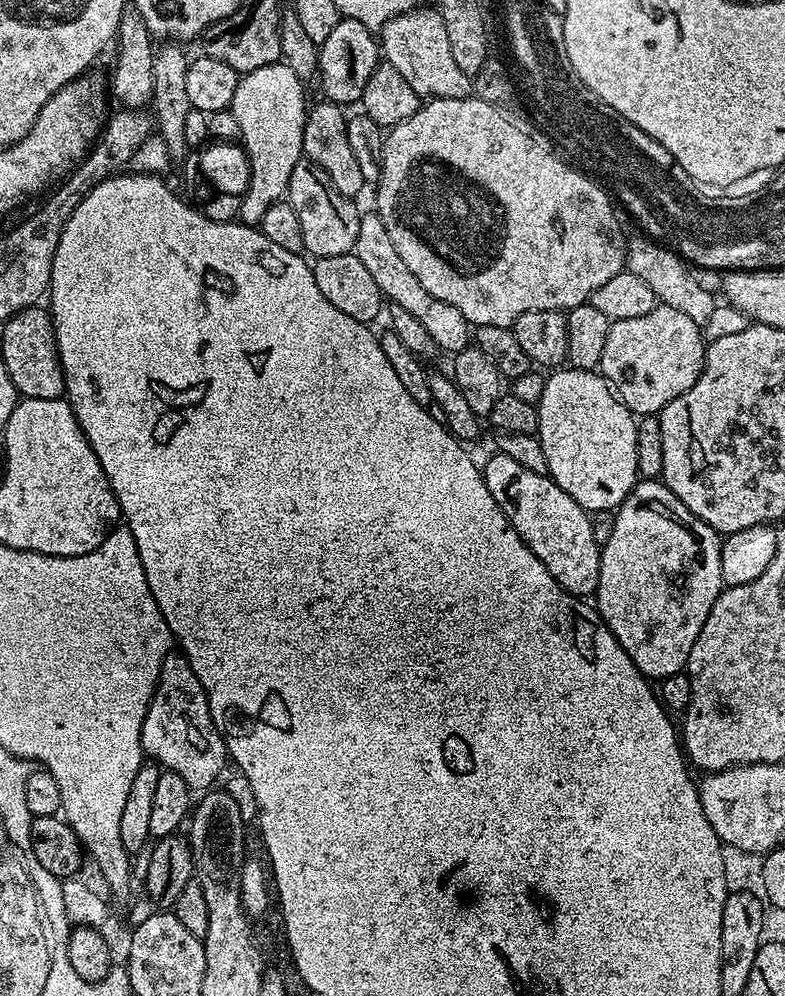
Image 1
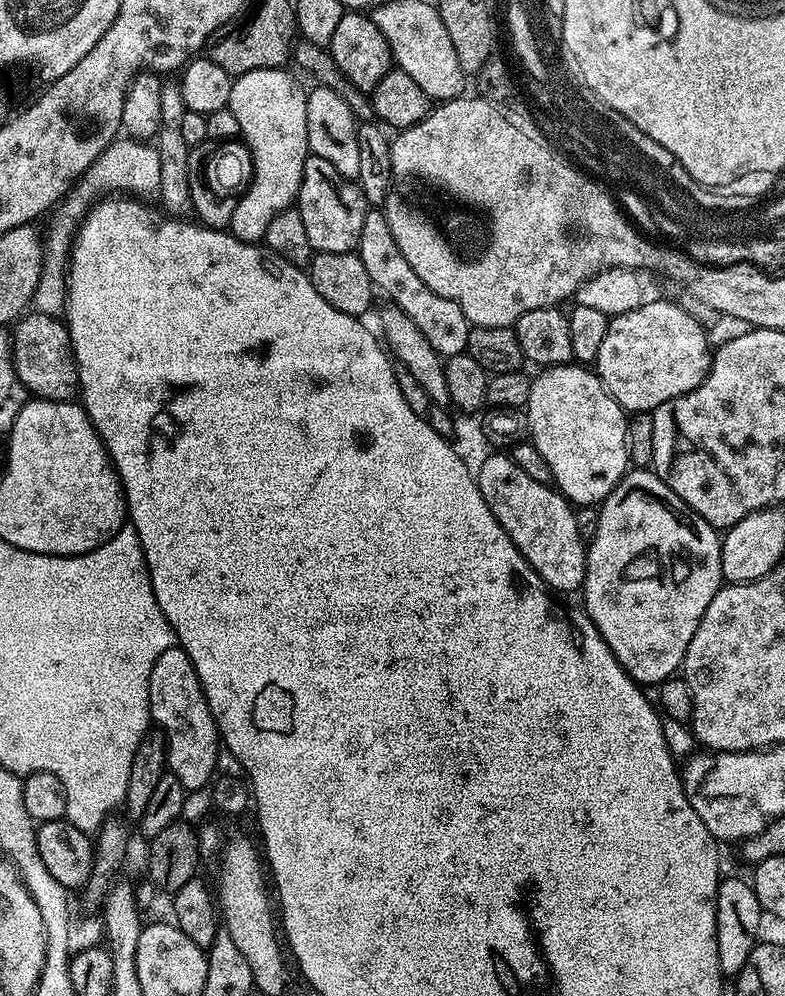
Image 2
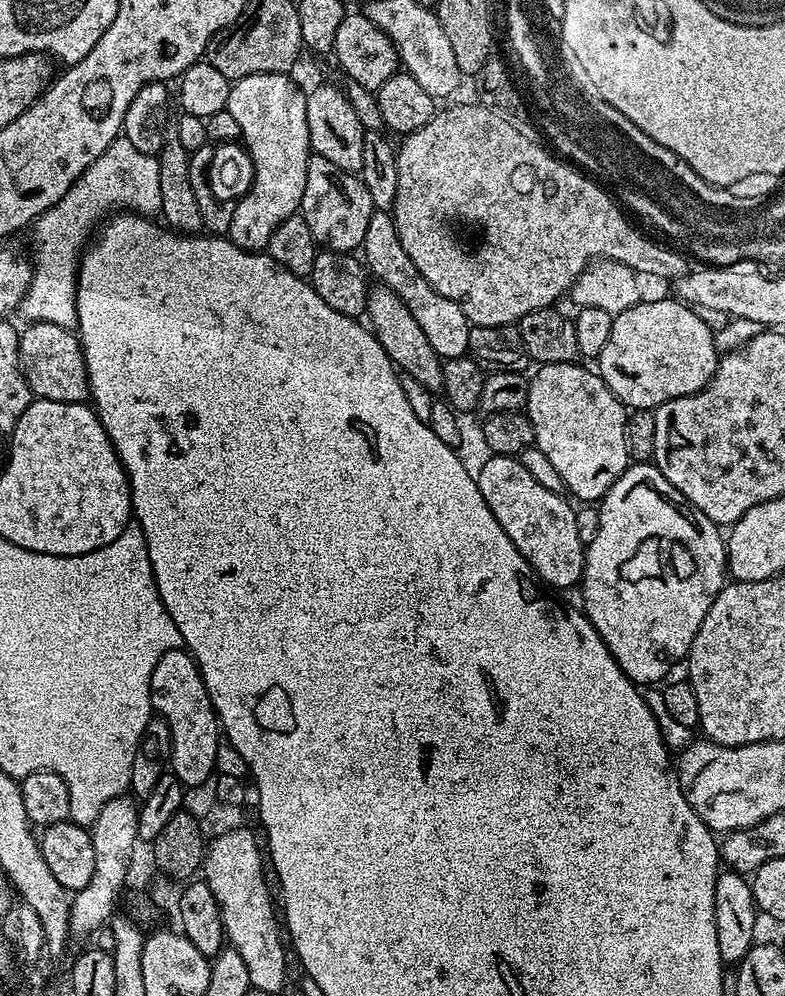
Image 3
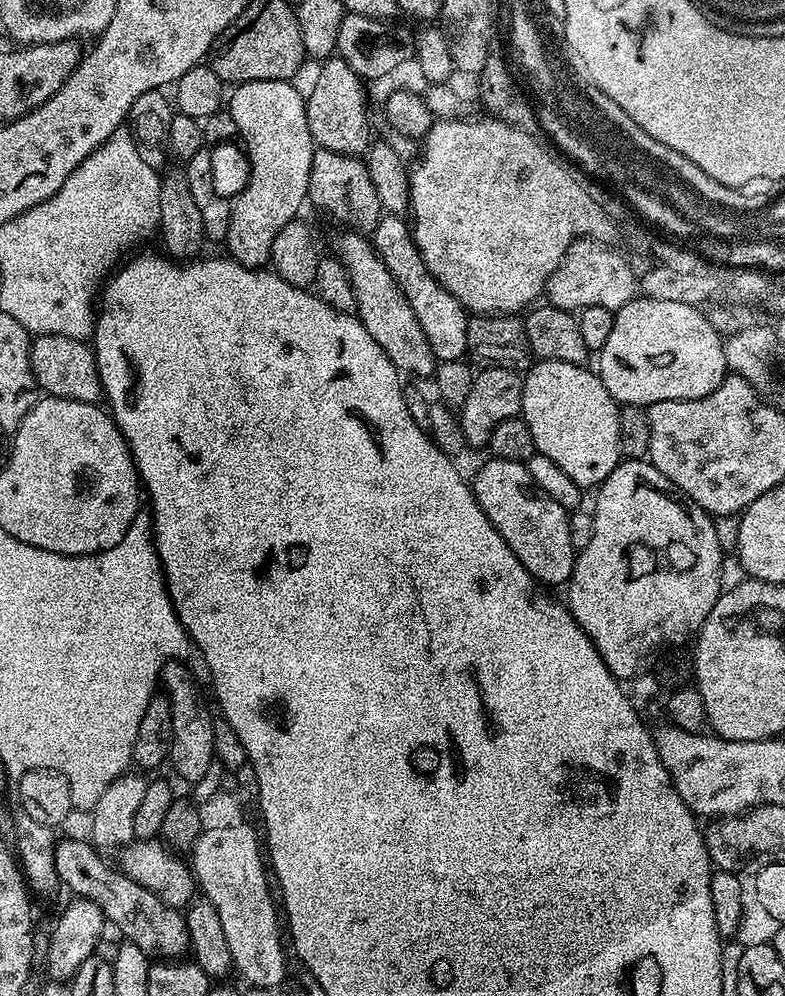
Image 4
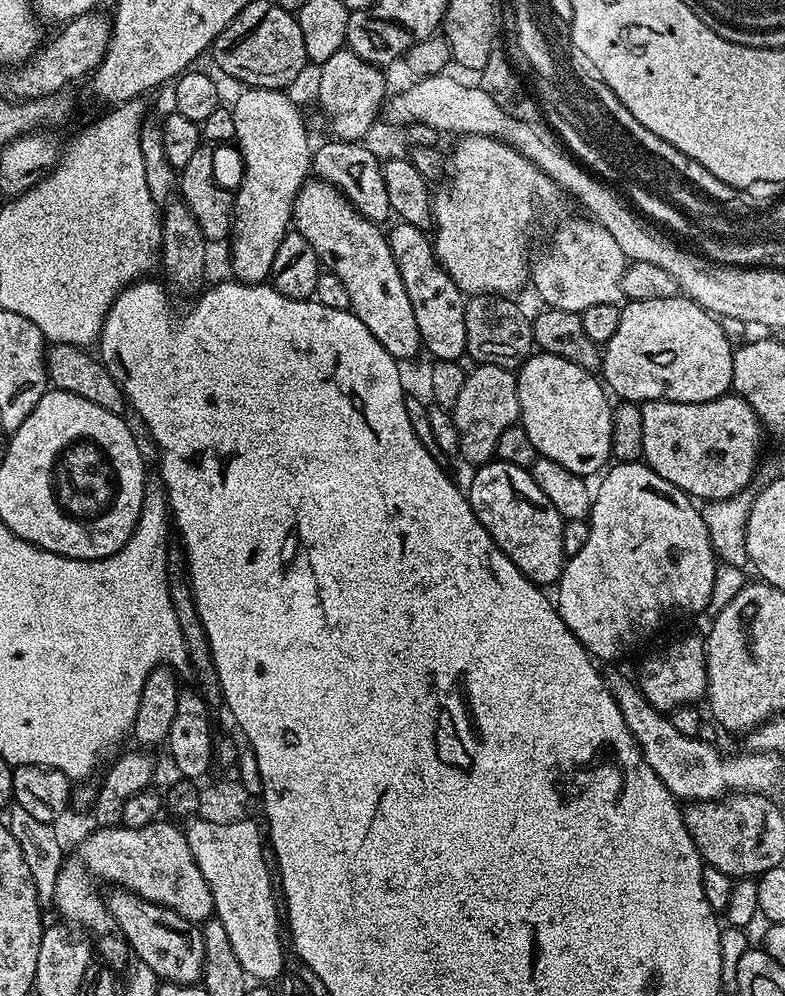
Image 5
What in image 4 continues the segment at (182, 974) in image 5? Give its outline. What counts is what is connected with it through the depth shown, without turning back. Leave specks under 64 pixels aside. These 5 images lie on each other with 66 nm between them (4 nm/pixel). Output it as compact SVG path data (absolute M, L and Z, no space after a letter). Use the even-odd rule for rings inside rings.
M57 839L54 852L54 866L57 878L65 888L68 887L73 897L93 900L104 911L105 921L116 924L125 941L132 941L152 958L180 958L189 951L191 940L183 915L171 908L158 894L146 890L134 878L114 870L107 864L105 857L87 839Z

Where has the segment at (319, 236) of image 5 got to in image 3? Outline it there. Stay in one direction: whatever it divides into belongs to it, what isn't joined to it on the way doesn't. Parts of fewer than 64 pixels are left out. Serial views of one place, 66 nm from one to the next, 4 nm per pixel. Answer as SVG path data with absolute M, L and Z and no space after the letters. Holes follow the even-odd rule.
M376 286L369 291L366 320L376 340L382 346L382 350L386 350L386 354L400 372L410 374L410 378L422 382L422 386L426 386L426 390L430 393L443 393L444 361L438 354L434 354L434 346L430 346L426 334L422 334L422 329L418 327L414 314L406 310L404 303L391 290Z

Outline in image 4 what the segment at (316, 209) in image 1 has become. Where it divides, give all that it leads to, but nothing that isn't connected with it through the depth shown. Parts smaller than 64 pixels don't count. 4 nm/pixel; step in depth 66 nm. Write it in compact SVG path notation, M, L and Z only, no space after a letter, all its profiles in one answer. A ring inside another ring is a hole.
M316 148L312 154L308 200L326 215L341 220L348 227L345 229L355 230L360 234L371 234L382 215L378 190L370 180L367 163L354 156L334 154L325 148Z

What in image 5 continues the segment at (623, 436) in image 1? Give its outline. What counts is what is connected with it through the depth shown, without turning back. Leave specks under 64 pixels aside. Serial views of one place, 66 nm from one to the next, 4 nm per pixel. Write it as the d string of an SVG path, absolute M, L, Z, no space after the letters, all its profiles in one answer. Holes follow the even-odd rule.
M542 351L529 356L516 372L519 427L524 428L526 434L530 434L530 442L534 442L537 453L543 459L558 462L558 466L566 466L566 470L585 478L592 478L592 475L595 477L609 463L612 454L613 405L608 404L609 393L605 385L592 376L595 375L589 369Z

